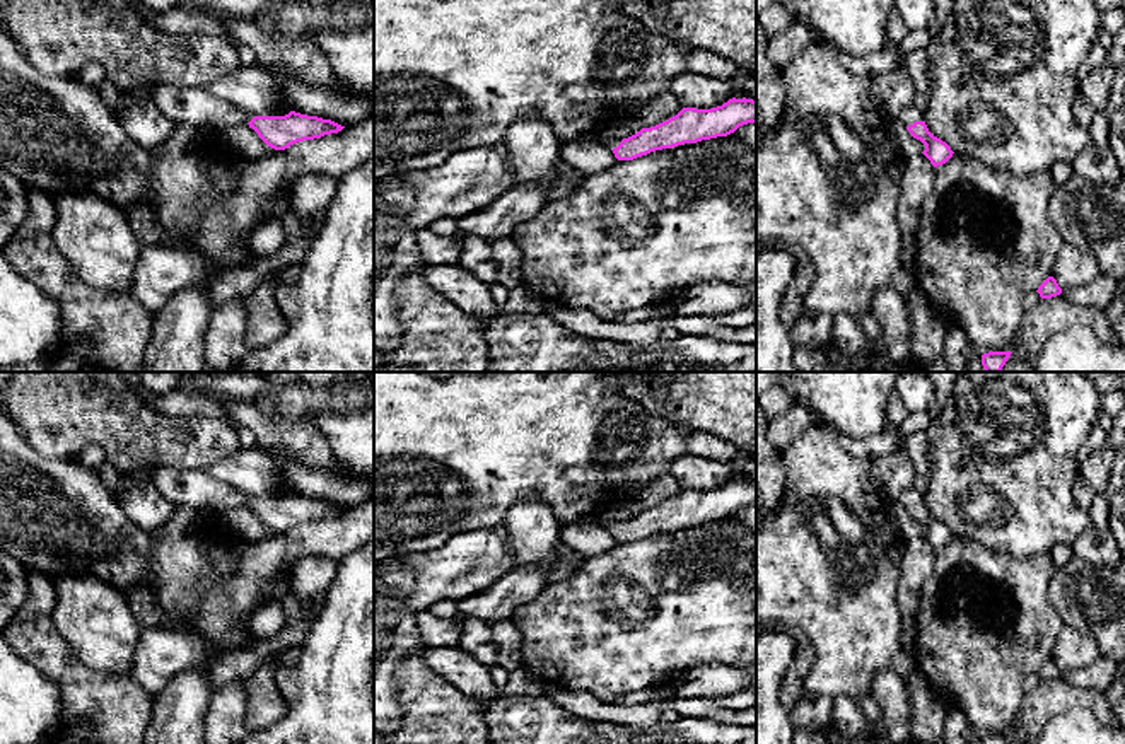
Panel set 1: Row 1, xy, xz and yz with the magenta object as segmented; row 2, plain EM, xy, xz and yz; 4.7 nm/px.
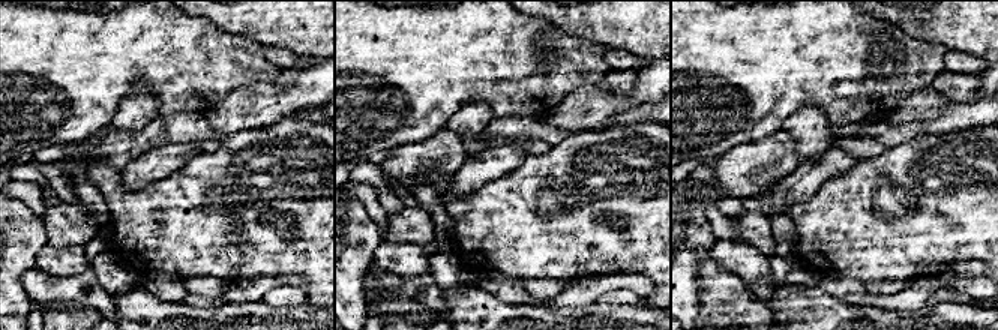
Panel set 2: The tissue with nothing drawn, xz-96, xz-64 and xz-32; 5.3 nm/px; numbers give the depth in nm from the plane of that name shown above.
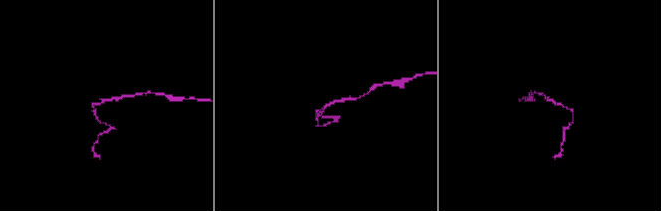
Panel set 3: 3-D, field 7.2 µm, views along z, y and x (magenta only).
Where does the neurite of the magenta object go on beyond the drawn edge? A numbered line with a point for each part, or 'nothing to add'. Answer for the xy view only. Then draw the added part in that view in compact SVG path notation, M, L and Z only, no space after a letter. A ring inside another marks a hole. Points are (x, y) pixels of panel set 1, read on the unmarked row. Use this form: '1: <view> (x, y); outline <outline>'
1: xy (197, 488); outline M152 466L140 469L138 478L147 485L154 485L174 505L189 505L213 514L248 507L253 502L205 471Z

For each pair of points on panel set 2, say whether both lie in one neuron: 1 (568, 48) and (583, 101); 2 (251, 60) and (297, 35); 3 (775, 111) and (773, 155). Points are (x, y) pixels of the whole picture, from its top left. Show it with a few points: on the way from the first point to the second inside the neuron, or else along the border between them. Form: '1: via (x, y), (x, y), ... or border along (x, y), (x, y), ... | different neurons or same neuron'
1: border along (598, 83), (589, 83), (571, 90), (551, 110) | different neurons
2: border along (230, 32), (239, 36), (251, 36), (263, 45) | different neurons
3: border along (784, 129), (742, 144) | different neurons

